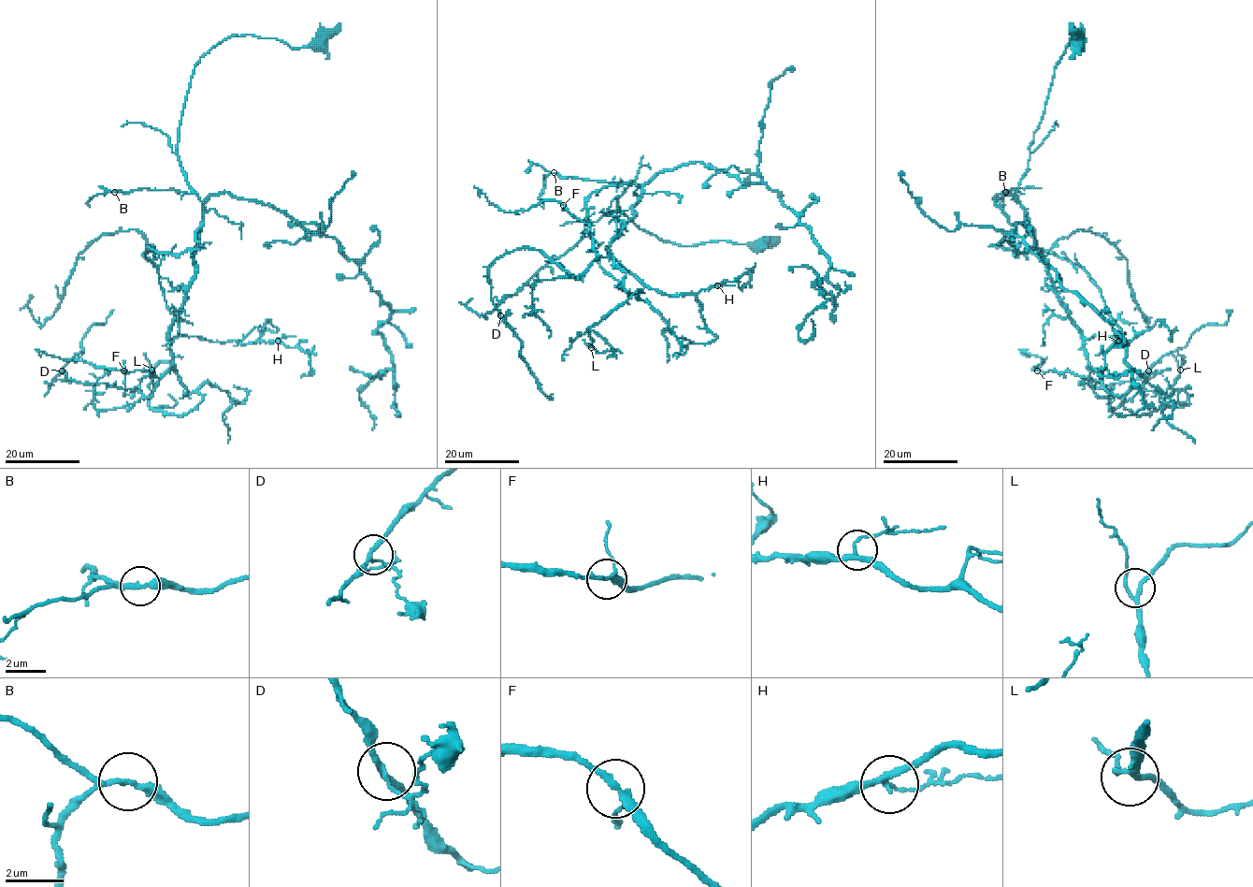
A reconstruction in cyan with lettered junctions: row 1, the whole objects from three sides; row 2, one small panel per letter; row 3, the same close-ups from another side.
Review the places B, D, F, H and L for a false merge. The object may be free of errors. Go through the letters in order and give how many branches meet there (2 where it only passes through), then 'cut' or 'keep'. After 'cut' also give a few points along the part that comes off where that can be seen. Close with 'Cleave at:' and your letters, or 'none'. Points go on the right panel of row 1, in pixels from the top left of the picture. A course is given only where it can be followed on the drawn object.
B: 3 | keep
D: 3 | keep
F: 3 | keep
H: 3 | keep
L: 3 | keep
Cleave at: none

